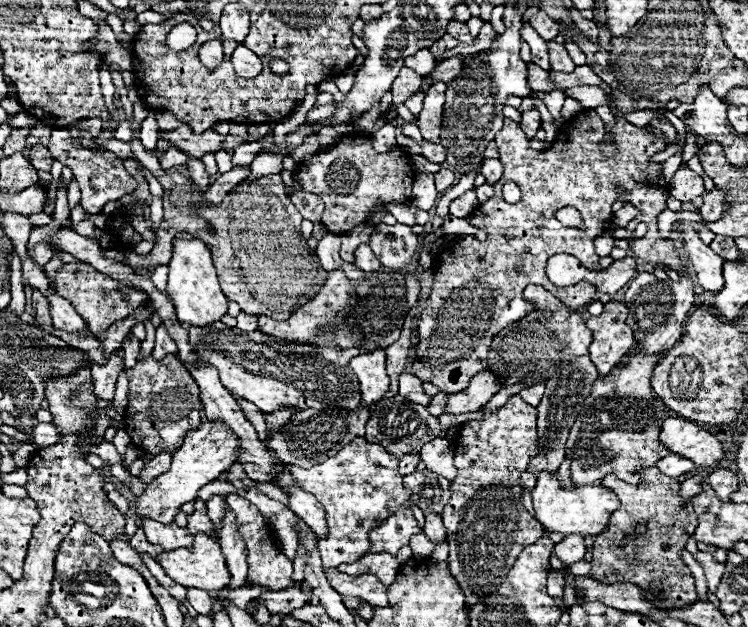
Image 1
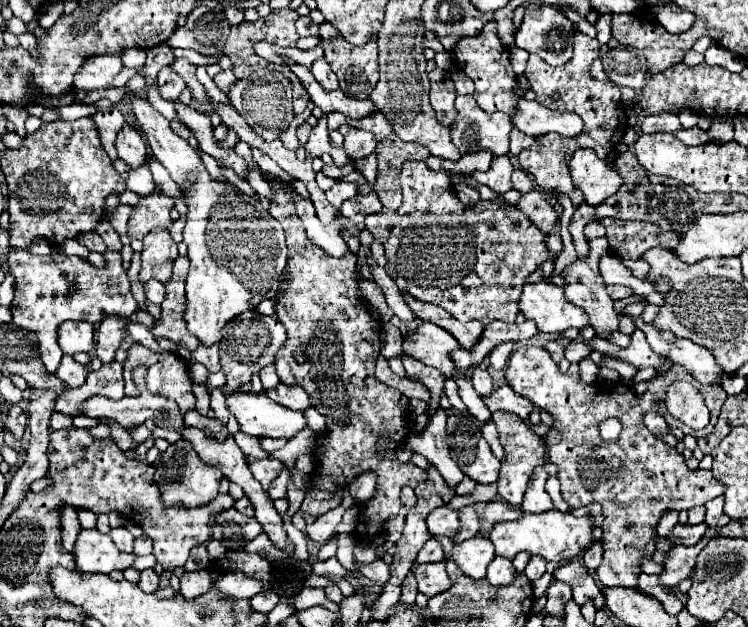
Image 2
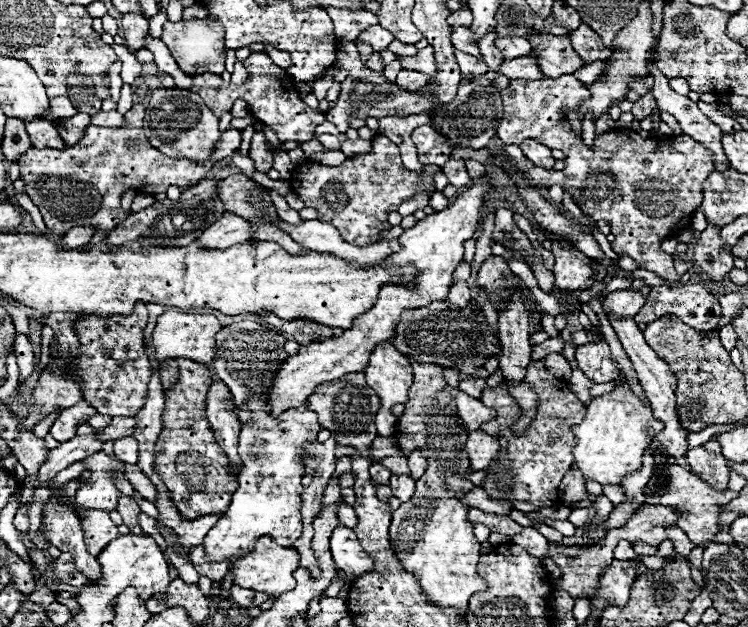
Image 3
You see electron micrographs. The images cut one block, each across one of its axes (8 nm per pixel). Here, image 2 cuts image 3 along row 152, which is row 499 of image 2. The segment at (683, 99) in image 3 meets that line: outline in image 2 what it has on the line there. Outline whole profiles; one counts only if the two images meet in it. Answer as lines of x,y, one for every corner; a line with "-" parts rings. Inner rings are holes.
718,496
710,502
706,502
706,520
704,522
716,530
720,530
722,526
726,526
730,522
730,518
724,514
724,496

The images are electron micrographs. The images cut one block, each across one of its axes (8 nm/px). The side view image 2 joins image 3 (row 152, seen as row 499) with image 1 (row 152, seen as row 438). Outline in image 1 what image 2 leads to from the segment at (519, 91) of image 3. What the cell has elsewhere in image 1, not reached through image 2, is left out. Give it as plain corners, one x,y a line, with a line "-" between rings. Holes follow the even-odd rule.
593,109
567,120
557,133
558,142
546,152
532,150
520,124
504,118
504,128
494,138
500,148
504,176
494,184
494,196
480,204
468,218
474,226
488,230
488,240
480,242
474,236
466,236
462,242
438,254
432,270
434,288
430,298
424,300
424,310
418,320
420,342
416,348
416,362
412,364
414,376
436,384
446,394
464,390
472,376
488,366
488,352
494,336
535,309
522,296
528,284
544,286
568,308
582,308
596,300
598,290
590,282
578,282
570,288
550,284
546,260
564,252
576,256
588,270
602,270
594,240
610,226
612,204
620,198
616,184
624,184
622,202
642,208
638,222
656,228
656,218
666,208
670,196
670,184
664,180
662,164
654,164
652,156
662,152
668,140
656,138
646,132
646,128
638,128
624,118
616,118
616,122
612,136
618,152
614,156
604,156
602,138
606,138
606,128
-
504,182
516,182
520,186
522,200
518,204
503,201
-
564,206
572,206
580,212
580,228
568,228
556,220
556,212

